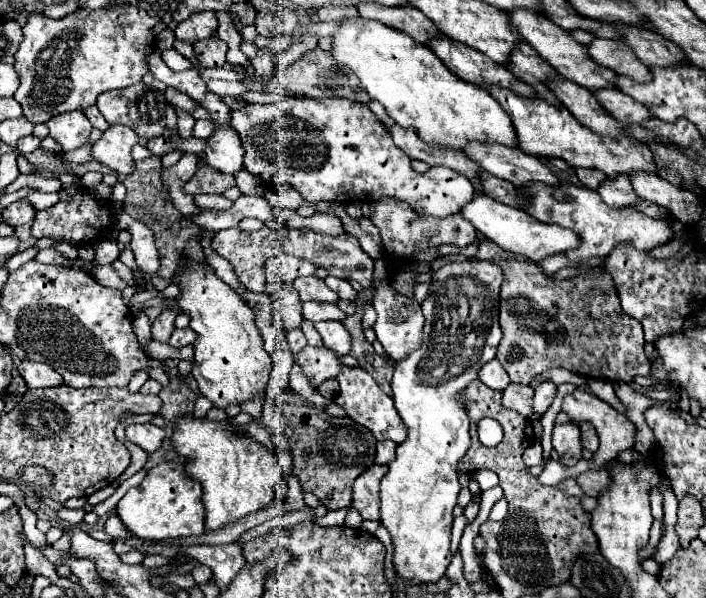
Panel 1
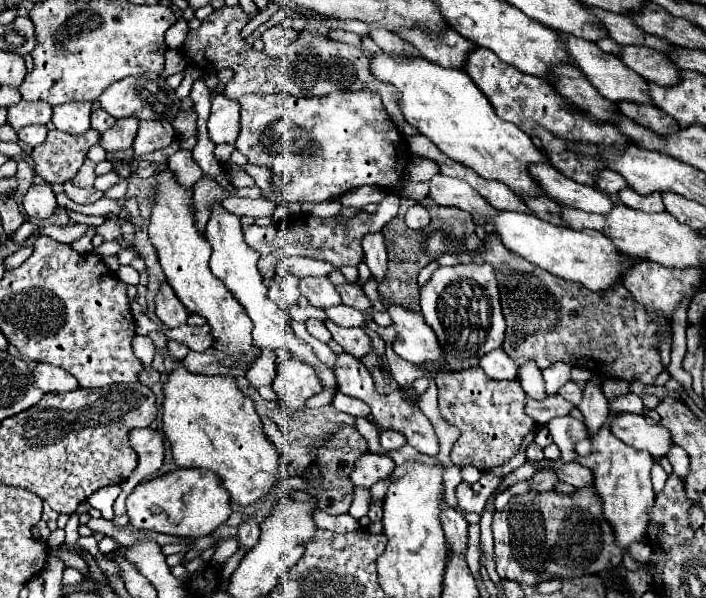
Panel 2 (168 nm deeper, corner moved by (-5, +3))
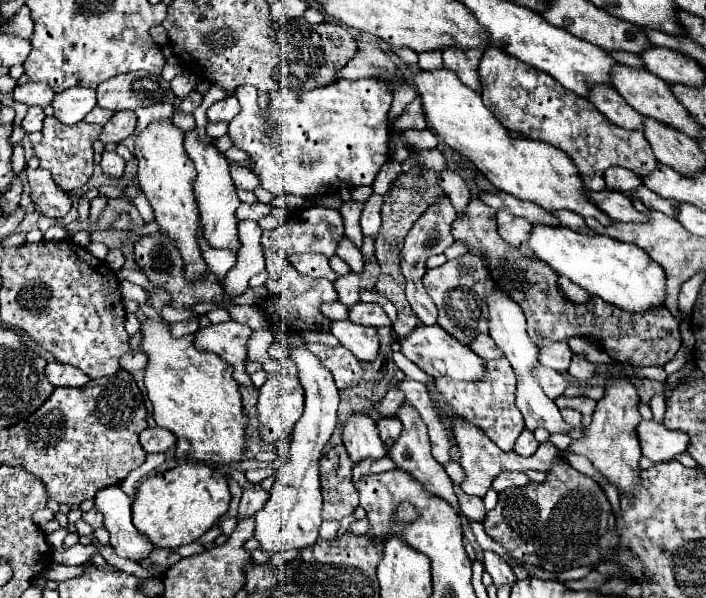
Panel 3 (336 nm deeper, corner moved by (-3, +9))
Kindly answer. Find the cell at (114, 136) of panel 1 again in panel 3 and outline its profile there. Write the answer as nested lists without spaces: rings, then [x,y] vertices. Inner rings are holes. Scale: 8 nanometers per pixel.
[[[116,111],[114,117],[104,125],[100,141],[104,143],[120,143],[136,129],[136,115],[134,111]]]

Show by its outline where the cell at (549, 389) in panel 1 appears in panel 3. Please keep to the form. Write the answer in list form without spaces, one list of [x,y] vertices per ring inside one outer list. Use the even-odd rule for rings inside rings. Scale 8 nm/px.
[[[540,341],[538,345],[538,361],[550,369],[566,371],[572,359],[572,351],[564,341]]]

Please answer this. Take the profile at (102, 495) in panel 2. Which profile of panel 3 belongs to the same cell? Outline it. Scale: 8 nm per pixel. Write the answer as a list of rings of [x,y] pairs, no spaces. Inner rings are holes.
[[[120,487],[102,489],[94,503],[104,513],[104,529],[110,533],[110,545],[116,555],[140,561],[154,551],[154,545],[134,527],[132,499]]]

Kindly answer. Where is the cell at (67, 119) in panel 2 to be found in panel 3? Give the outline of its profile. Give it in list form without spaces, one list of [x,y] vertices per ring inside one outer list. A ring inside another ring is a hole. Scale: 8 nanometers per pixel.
[[[72,87],[68,91],[56,93],[52,107],[58,121],[64,125],[76,125],[88,115],[88,111],[96,107],[96,91],[86,87]]]

